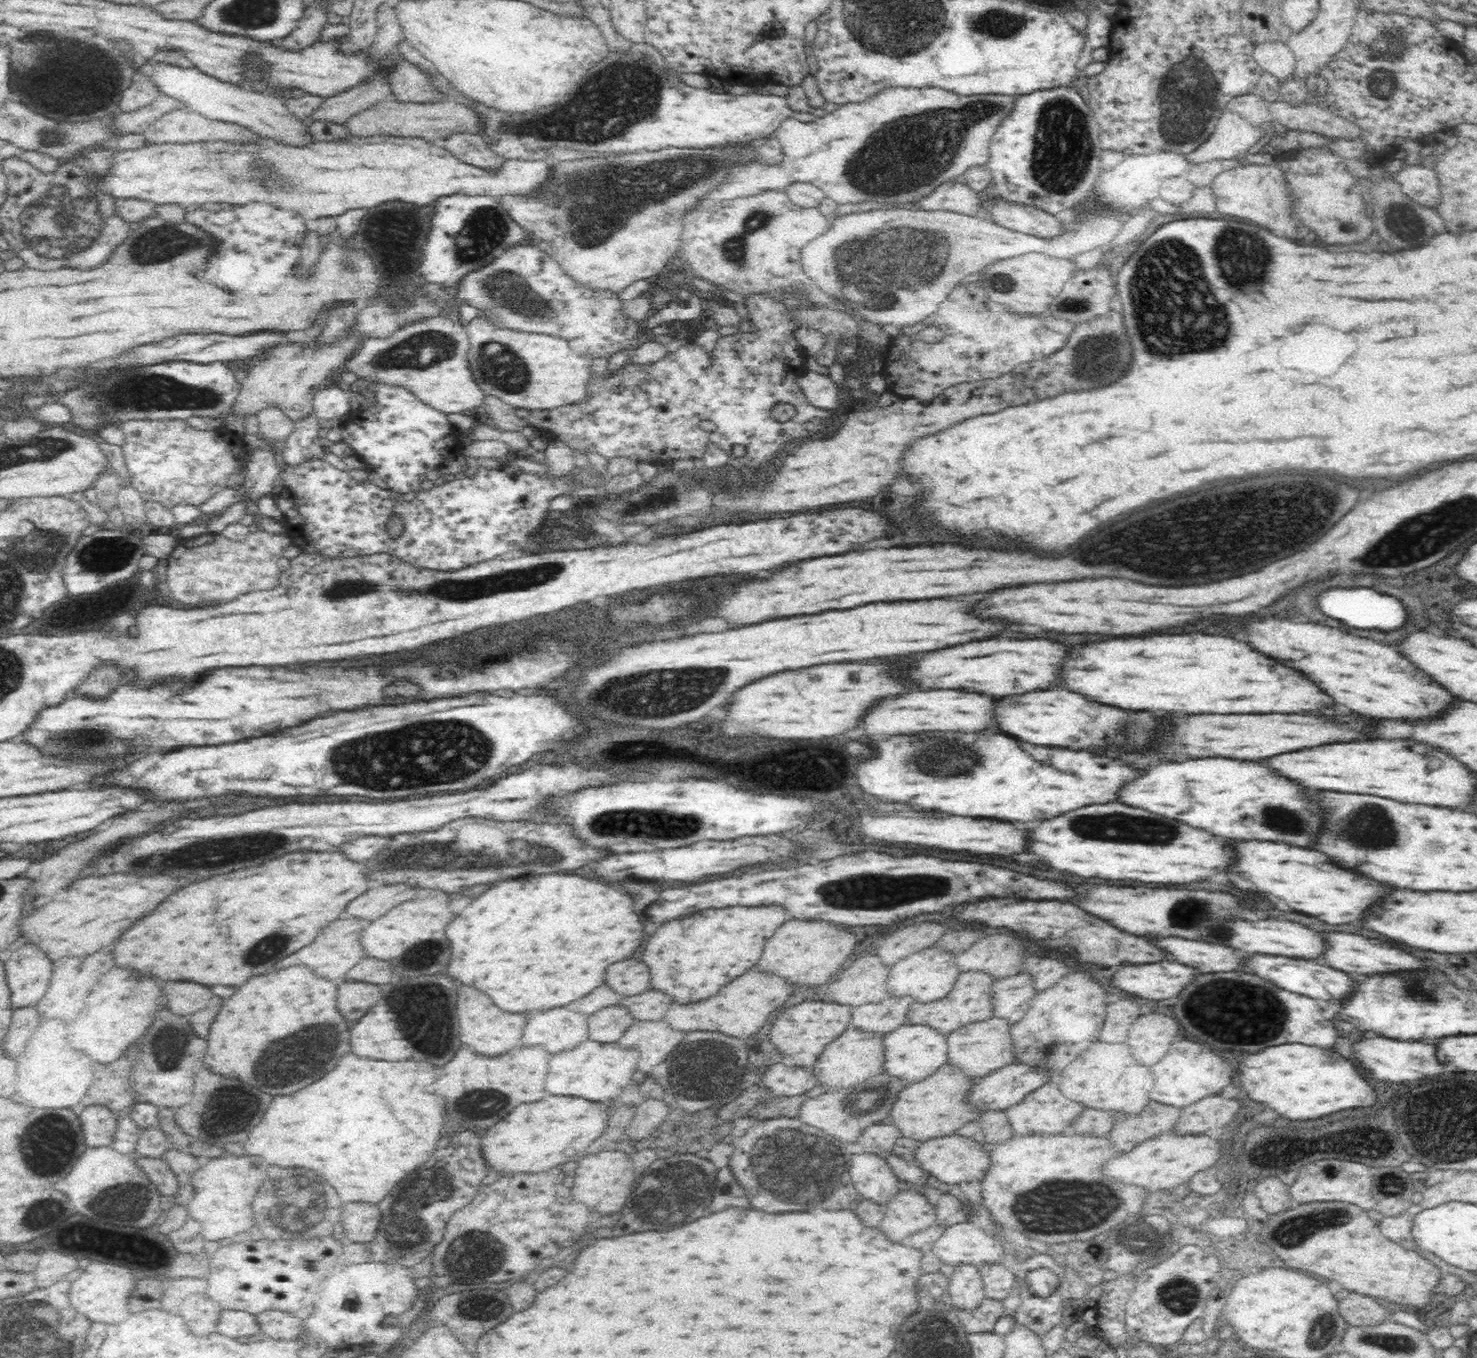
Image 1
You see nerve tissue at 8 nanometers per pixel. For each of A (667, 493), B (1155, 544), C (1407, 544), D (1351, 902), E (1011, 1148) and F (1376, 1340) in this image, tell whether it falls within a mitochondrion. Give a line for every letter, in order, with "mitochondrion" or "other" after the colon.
A: mitochondrion
B: mitochondrion
C: mitochondrion
D: other
E: other
F: mitochondrion

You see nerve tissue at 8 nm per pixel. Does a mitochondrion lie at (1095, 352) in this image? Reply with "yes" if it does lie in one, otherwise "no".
yes

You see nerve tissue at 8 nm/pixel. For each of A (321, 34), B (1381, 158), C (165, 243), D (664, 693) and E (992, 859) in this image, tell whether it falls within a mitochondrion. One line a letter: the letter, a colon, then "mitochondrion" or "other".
A: other
B: other
C: mitochondrion
D: mitochondrion
E: other

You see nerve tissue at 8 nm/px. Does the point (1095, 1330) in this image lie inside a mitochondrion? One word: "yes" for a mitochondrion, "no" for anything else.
no

